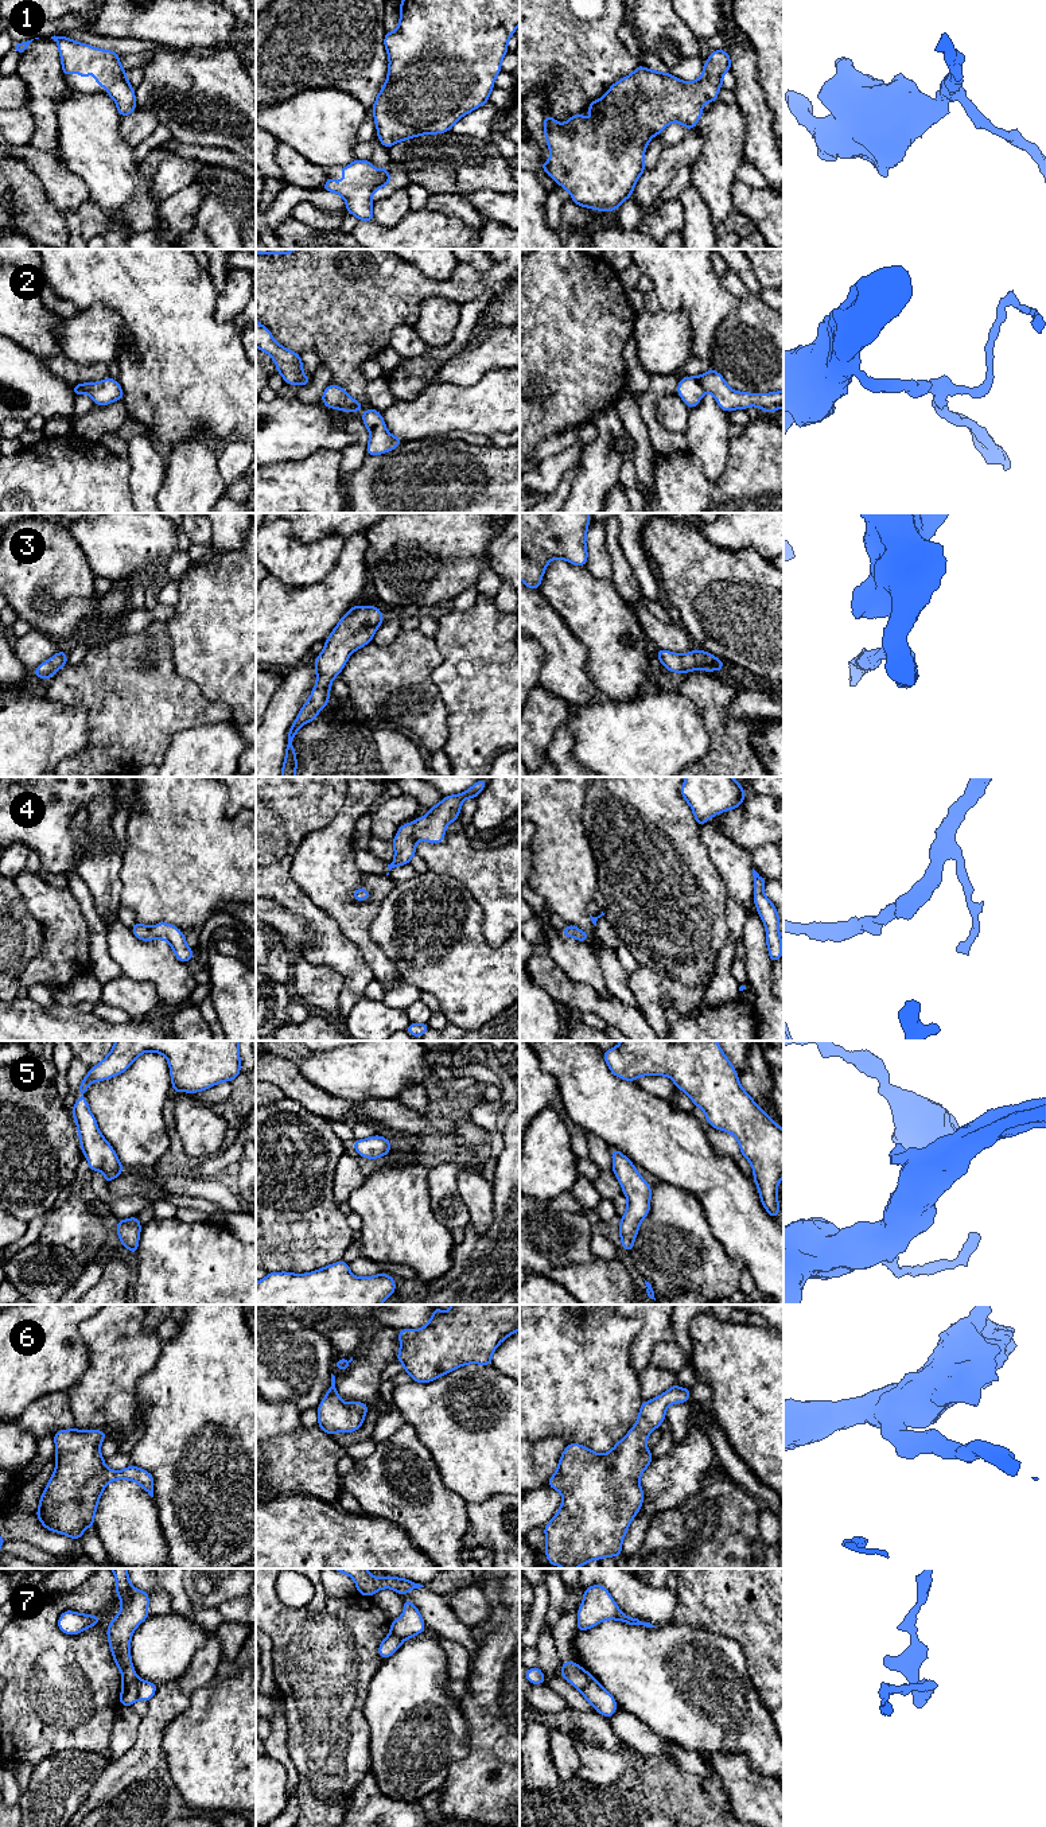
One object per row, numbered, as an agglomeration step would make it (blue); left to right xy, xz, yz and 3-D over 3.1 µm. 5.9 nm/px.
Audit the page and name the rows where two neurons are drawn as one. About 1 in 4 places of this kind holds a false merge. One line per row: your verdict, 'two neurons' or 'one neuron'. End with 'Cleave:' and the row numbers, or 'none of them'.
1: one neuron
2: one neuron
3: one neuron
4: one neuron
5: one neuron
6: one neuron
7: one neuron
Cleave: none of them

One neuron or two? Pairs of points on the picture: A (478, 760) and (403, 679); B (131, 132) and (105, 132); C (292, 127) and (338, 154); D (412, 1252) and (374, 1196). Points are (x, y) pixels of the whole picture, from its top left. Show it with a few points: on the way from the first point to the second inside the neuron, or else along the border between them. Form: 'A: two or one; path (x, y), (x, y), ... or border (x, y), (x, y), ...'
A: two; border (440, 696), (447, 712), (448, 730), (443, 749)
B: two; border (120, 119), (120, 135), (133, 147)
C: one; path (303, 127), (311, 127), (327, 143)
D: one; path (412, 1239), (385, 1209)

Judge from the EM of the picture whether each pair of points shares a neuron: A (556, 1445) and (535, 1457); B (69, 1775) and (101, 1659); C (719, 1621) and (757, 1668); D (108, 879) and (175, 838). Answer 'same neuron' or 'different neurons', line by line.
A: same neuron
B: different neurons
C: same neuron
D: different neurons

